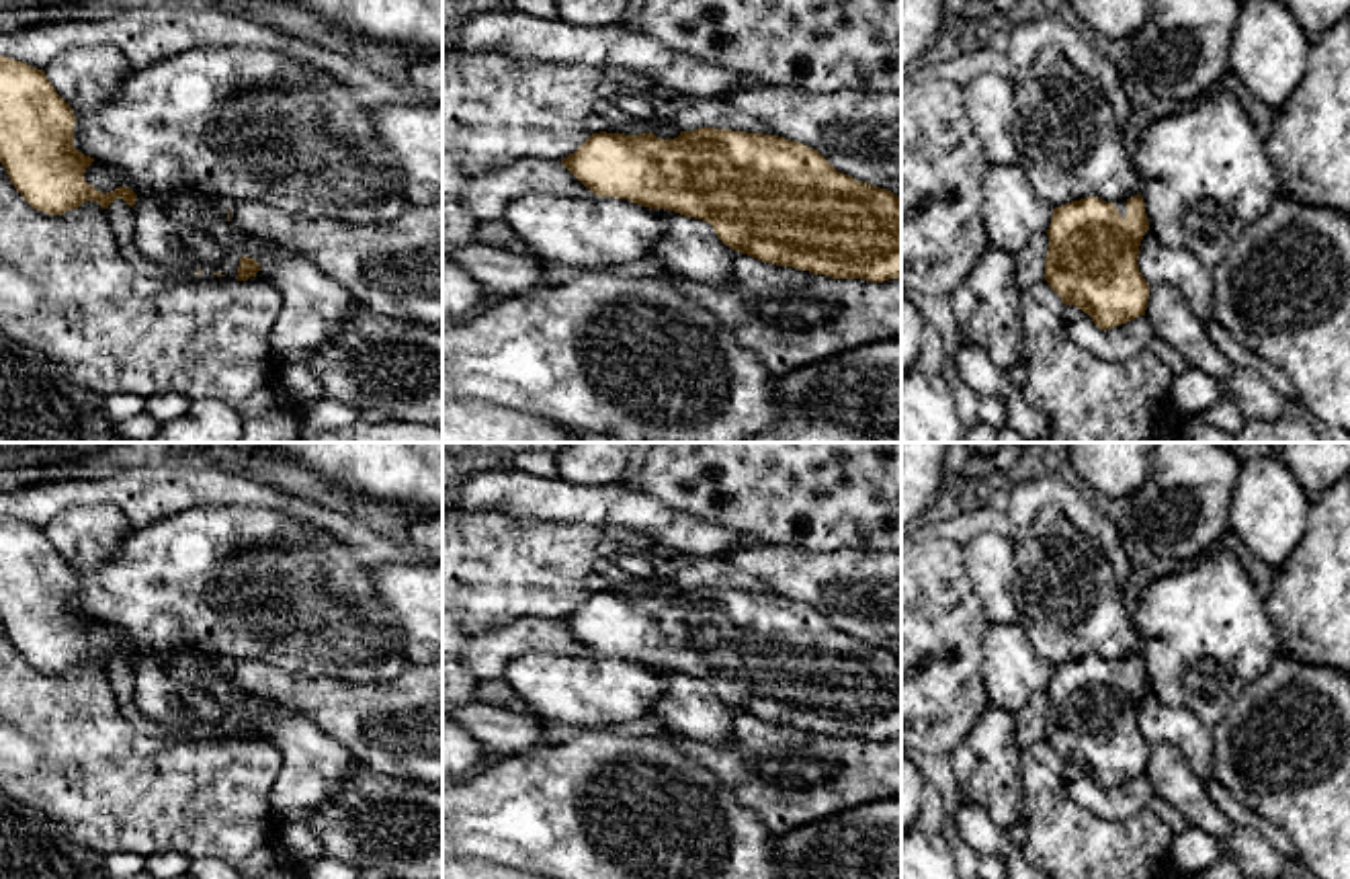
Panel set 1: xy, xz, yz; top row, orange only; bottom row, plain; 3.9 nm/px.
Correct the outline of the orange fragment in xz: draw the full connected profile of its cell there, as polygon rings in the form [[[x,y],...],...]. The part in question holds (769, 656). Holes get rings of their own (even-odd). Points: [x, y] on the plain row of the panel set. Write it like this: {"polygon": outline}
{"polygon": [[[715,586],[674,598],[600,590],[561,623],[598,656],[703,678],[725,705],[762,721],[832,738],[901,738],[901,658],[838,631],[801,600]]]}

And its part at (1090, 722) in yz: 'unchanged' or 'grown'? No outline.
unchanged

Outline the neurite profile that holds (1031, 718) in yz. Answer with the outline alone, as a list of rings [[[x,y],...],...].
[[[1039,690],[1032,699],[1014,715],[1016,717],[1016,742],[1026,748],[1045,740],[1045,717],[1049,709],[1047,690]]]

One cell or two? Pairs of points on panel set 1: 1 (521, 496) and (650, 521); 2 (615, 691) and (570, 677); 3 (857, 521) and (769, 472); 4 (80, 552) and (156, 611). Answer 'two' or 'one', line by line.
1: one
2: one
3: one
4: two

